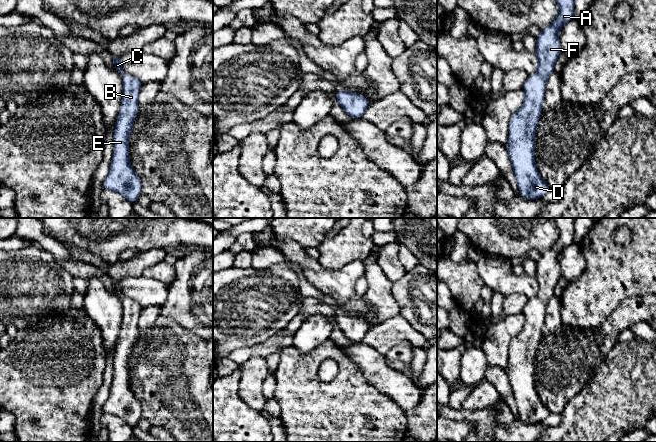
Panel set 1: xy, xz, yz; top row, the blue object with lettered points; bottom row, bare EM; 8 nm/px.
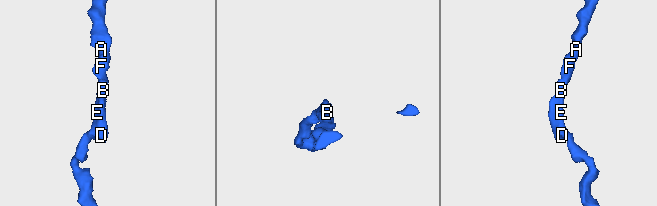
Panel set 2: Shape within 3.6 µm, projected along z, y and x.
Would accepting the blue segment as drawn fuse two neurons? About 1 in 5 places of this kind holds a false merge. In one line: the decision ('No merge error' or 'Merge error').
No merge error

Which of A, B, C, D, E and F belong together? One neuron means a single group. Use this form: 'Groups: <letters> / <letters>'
Groups: A B C D E F

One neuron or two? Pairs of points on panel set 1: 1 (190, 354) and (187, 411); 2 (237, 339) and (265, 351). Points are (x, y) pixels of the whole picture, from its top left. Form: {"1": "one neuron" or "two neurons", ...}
{"1": "one neuron", "2": "two neurons"}

